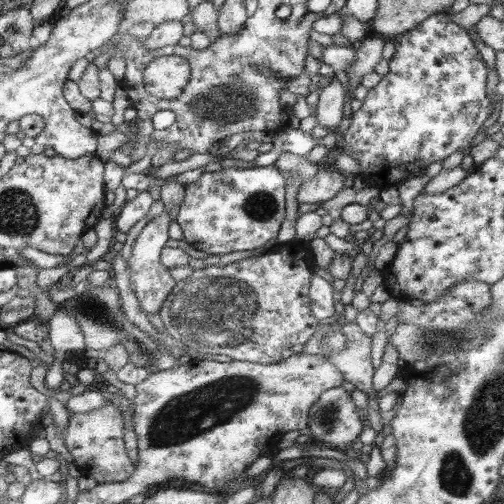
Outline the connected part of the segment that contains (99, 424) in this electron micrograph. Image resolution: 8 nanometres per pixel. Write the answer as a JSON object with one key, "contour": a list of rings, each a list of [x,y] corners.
{"contour":[[[108,402],[91,413],[74,413],[69,418],[64,431],[65,452],[70,452],[71,460],[77,464],[83,474],[95,478],[98,484],[114,484],[126,481],[136,466],[128,457],[124,444],[124,416],[122,411]]]}

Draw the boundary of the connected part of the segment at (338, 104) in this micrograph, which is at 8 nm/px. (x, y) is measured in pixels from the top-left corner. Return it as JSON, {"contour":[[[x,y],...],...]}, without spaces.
{"contour":[[[336,77],[328,86],[324,86],[320,92],[320,100],[315,108],[317,124],[327,126],[330,132],[334,132],[340,121],[345,116],[343,113],[344,98],[346,92],[344,86]]]}

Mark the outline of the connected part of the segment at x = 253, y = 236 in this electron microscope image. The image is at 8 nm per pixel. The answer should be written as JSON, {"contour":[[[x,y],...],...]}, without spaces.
{"contour":[[[272,166],[254,168],[226,168],[217,172],[204,172],[195,182],[185,185],[184,200],[176,216],[184,234],[184,240],[194,248],[208,254],[253,251],[266,246],[278,236],[284,222],[284,176]]]}

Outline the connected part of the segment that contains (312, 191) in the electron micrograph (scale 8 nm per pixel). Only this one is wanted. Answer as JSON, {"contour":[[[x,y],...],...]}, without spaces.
{"contour":[[[321,167],[314,177],[304,181],[298,189],[296,198],[299,204],[318,204],[330,200],[346,188],[346,175],[332,167]]]}

